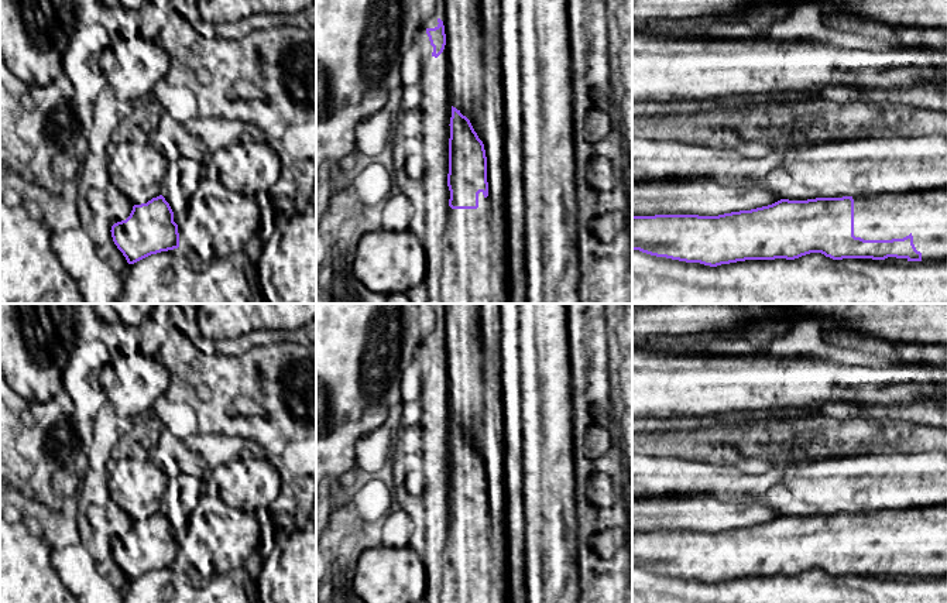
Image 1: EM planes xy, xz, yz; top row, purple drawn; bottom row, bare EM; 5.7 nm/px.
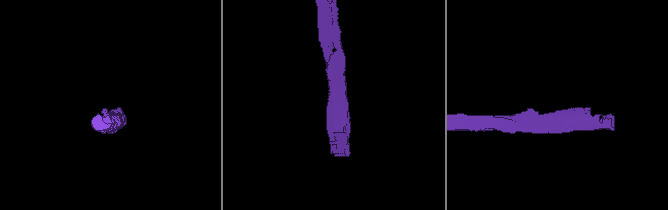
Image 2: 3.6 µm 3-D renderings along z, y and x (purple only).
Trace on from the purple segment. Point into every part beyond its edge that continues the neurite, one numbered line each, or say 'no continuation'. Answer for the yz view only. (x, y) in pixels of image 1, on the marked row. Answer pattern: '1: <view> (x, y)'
1: yz (882, 216)

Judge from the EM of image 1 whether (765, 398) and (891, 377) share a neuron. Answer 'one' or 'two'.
one

